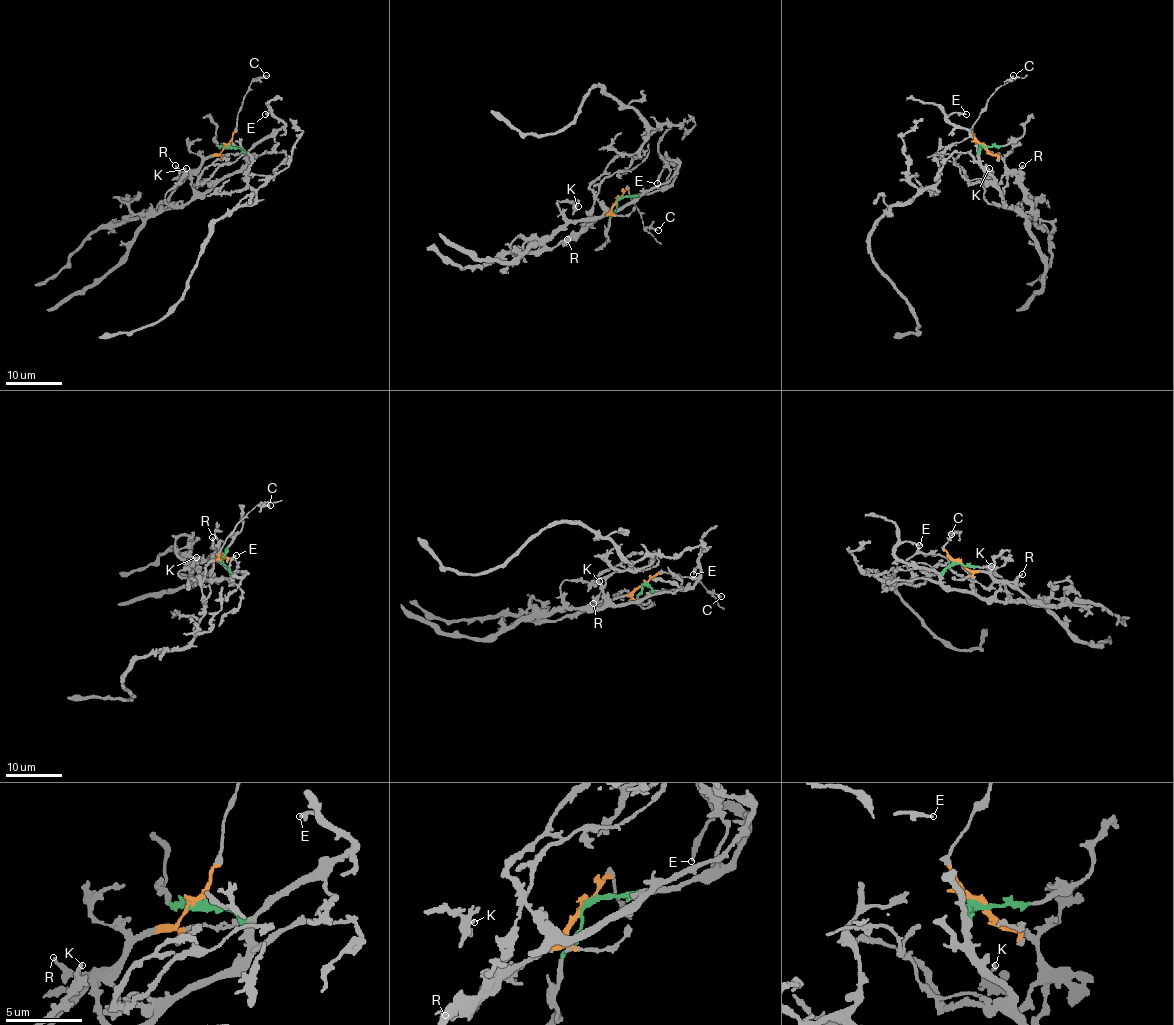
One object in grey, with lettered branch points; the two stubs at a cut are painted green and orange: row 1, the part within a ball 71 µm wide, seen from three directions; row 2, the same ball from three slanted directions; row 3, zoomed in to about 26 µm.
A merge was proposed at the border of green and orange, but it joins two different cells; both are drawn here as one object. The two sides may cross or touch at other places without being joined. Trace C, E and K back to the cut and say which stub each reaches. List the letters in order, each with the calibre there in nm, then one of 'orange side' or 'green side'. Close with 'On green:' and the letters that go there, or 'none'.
C: 220 nm | orange side
E: 200 nm | green side
K: 240 nm | green side
On green: E, K

